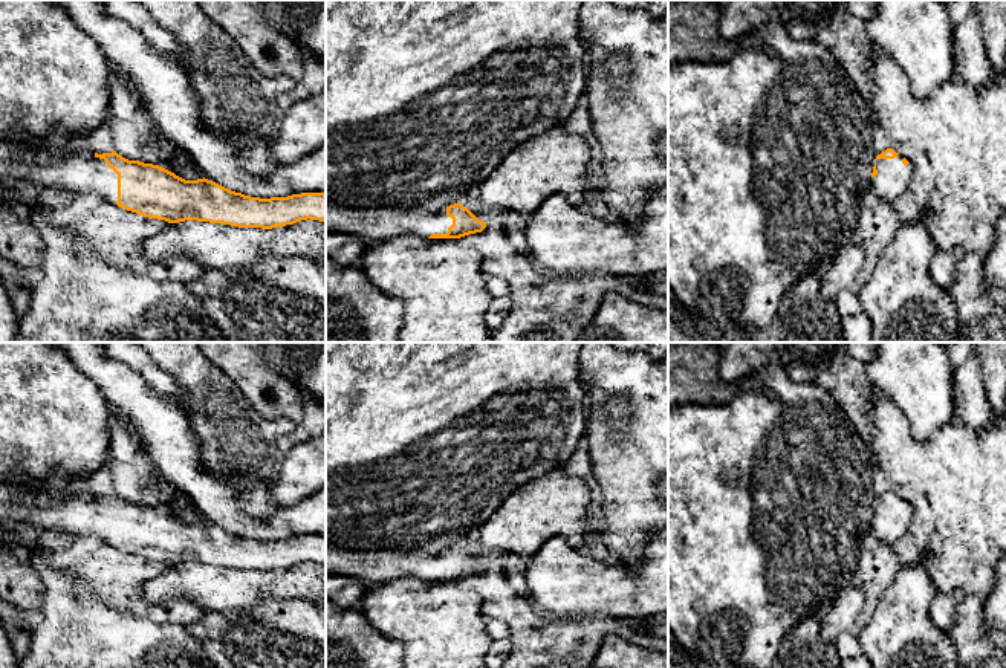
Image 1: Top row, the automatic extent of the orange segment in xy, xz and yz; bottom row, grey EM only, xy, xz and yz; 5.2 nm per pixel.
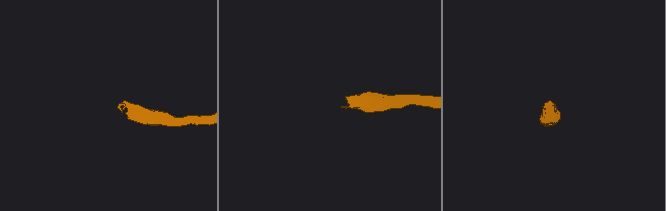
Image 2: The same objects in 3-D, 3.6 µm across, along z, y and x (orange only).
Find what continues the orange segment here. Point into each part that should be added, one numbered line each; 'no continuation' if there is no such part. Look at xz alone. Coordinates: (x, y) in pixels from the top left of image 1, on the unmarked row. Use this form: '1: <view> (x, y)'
1: xz (372, 567)

